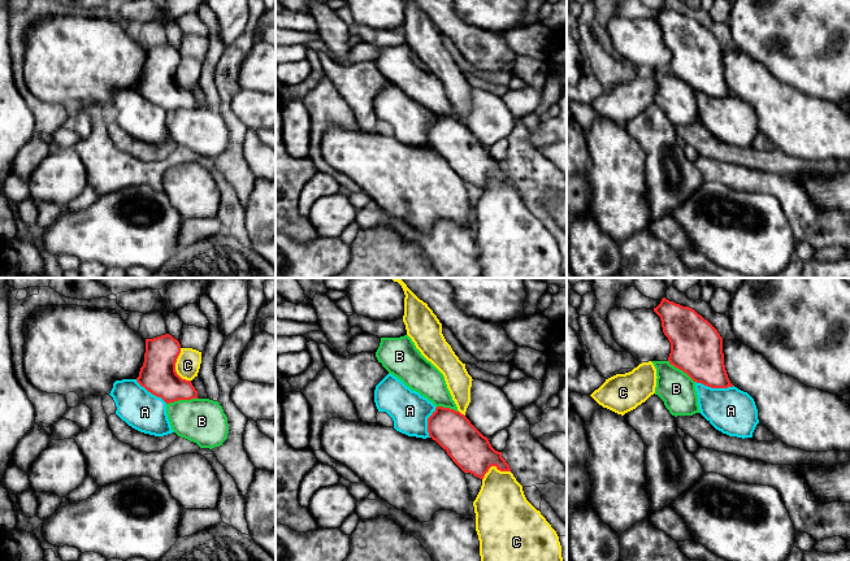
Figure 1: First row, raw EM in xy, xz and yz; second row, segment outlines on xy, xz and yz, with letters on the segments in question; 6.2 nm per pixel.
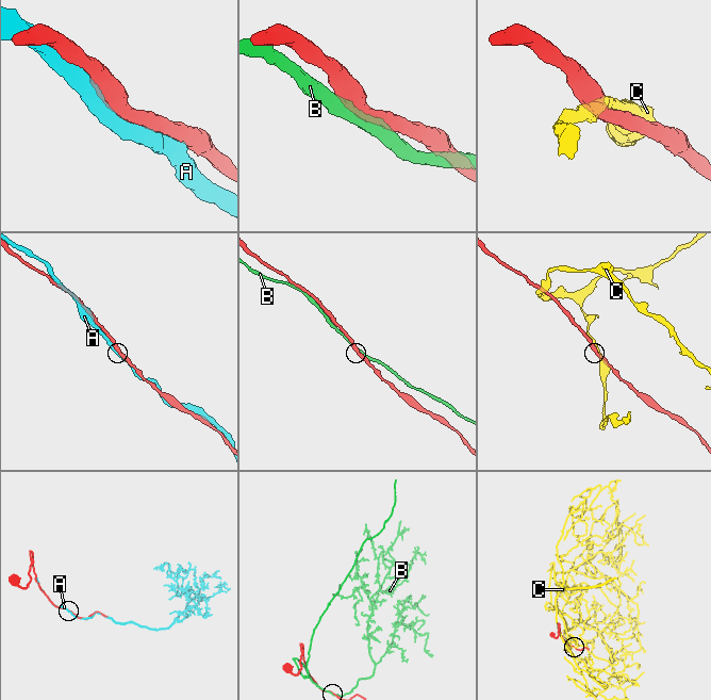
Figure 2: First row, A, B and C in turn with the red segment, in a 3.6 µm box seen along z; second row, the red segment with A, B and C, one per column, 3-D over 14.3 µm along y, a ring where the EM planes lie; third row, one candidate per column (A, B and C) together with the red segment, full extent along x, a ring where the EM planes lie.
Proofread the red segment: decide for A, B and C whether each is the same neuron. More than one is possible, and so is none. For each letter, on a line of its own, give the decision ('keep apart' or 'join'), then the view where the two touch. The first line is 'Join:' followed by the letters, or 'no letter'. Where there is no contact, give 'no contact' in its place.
Join: A
A: join; meets red in yz
B: keep apart; meets red in xy
C: keep apart; meets red in xy

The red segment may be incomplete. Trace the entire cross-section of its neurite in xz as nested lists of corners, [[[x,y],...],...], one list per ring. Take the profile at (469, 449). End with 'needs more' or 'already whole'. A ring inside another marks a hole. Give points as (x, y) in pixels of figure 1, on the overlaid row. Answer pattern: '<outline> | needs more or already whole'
[[[437,406],[428,418],[428,432],[464,473],[483,479],[491,466],[511,471],[502,452],[495,451],[489,439],[460,412]]] | already whole

